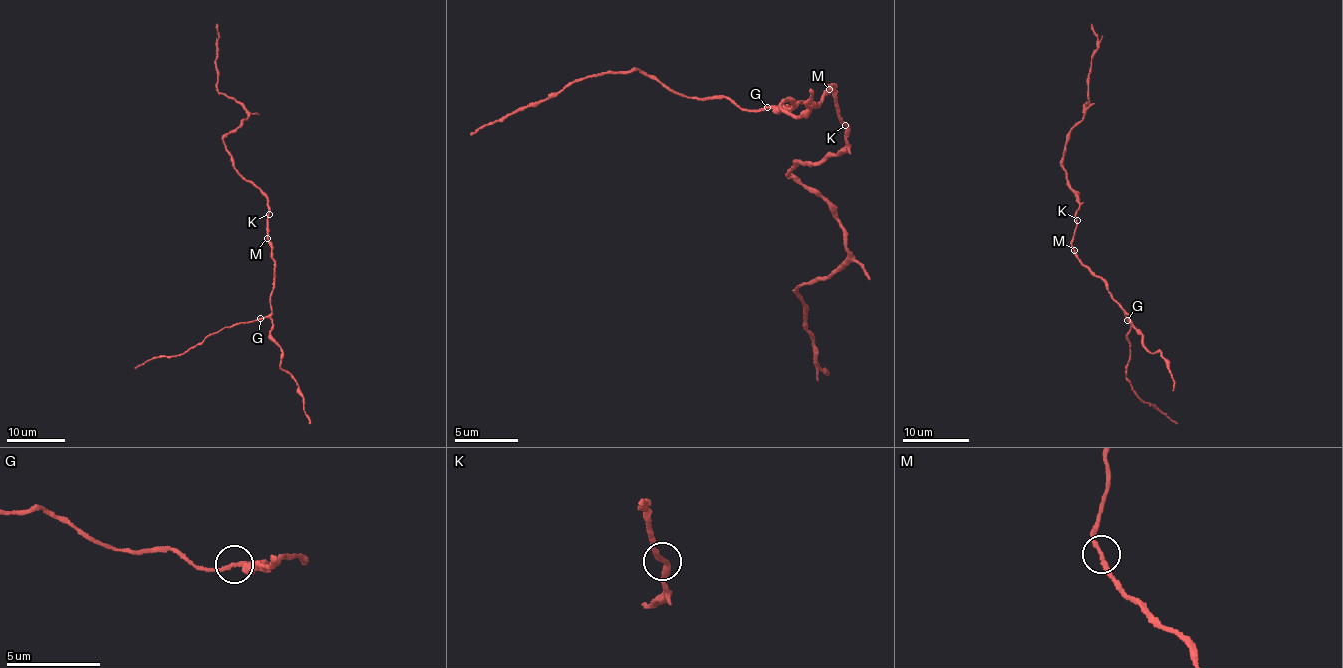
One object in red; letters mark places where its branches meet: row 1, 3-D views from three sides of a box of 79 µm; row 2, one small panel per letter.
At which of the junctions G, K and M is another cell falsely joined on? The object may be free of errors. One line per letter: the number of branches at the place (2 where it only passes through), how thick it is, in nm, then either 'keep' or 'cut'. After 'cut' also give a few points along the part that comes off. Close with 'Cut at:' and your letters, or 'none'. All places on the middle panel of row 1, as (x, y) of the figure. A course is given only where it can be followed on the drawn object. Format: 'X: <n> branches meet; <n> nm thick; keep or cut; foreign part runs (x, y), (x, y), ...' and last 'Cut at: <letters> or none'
G: 2 branches meet; 200 nm thick; keep
K: 2 branches meet; 220 nm thick; keep
M: 2 branches meet; 200 nm thick; keep
Cut at: none

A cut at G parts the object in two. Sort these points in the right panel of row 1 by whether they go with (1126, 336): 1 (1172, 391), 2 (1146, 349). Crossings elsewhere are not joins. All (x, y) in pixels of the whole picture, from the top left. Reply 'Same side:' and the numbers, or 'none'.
Same side: none

